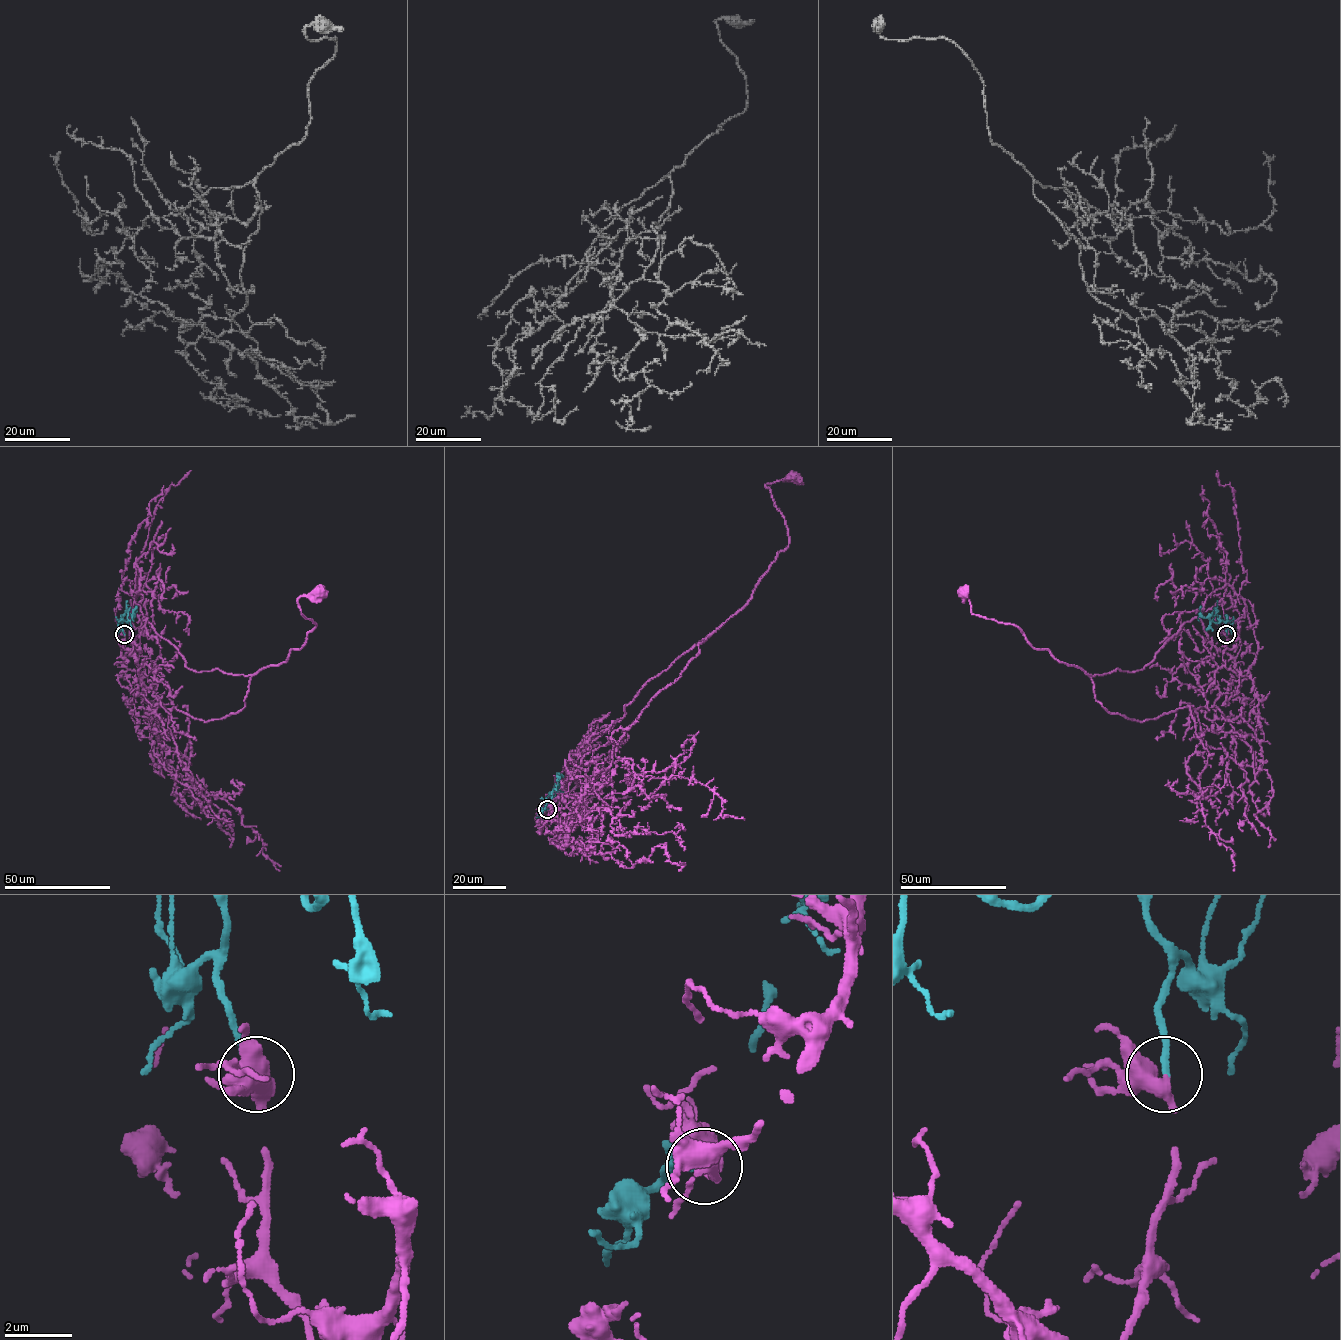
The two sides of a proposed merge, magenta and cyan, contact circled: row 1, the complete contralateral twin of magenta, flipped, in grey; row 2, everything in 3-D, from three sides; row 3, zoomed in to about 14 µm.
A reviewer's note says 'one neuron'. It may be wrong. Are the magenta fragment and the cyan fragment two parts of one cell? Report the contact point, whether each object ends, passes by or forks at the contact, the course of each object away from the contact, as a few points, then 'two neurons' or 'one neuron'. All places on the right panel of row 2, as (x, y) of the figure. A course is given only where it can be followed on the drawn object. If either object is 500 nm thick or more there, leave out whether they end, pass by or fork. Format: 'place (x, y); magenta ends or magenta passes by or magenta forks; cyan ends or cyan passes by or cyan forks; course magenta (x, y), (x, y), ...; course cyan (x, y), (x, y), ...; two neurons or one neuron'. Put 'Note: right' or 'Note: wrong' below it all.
place (1226, 634); course magenta (1226, 634), (1220, 651), (1193, 618), (1142, 669), (1094, 676), (1034, 648), (1017, 626), (973, 614), (961, 591); course cyan (1226, 634), (1224, 622), (1218, 623), (1203, 617), (1201, 606); one neuron
Note: right

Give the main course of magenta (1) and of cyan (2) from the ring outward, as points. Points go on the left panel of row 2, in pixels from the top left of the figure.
1: (124, 634), (129, 651), (144, 617), (190, 669), (255, 675), (300, 648), (316, 624), (297, 600), (320, 591)
2: (124, 634), (122, 622), (128, 623), (136, 606)

